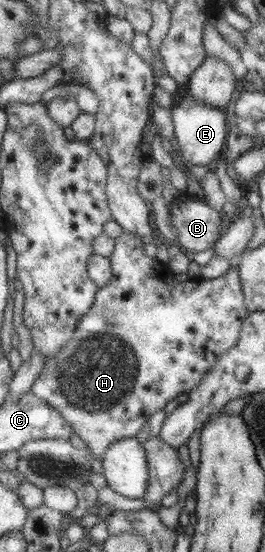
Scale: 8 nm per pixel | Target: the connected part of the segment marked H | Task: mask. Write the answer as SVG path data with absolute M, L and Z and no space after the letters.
M125 232L122 236L115 239L114 253L112 253L109 259L113 274L110 282L98 289L90 310L78 321L74 338L71 338L71 341L60 352L53 354L46 360L40 376L37 377L31 388L31 392L38 399L56 409L63 416L63 419L69 422L76 436L80 436L86 442L86 446L89 448L88 452L94 454L94 458L99 458L101 461L111 444L114 444L114 442L121 438L135 437L140 433L141 428L146 427L149 416L151 417L158 410L164 409L168 402L177 399L180 394L192 392L193 388L196 388L203 381L204 375L211 366L216 364L223 354L226 354L231 348L236 346L239 334L241 333L242 323L249 315L246 308L242 281L236 267L231 267L218 278L203 279L198 277L191 278L186 282L178 282L175 279L176 275L170 270L169 266L159 262L157 258L147 256L144 248L145 243L138 235L131 235Z

